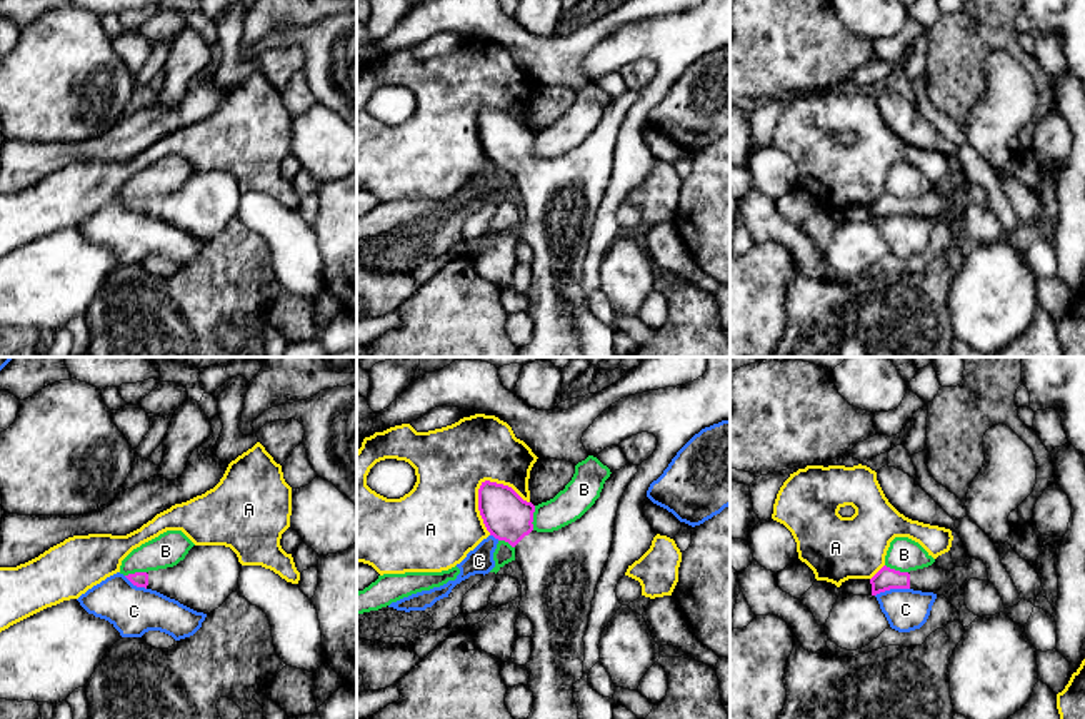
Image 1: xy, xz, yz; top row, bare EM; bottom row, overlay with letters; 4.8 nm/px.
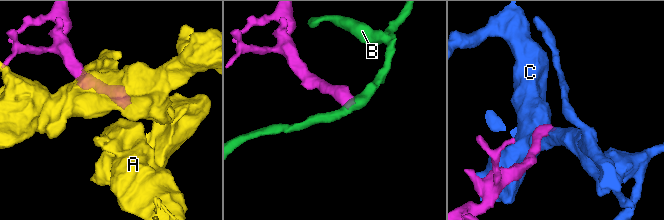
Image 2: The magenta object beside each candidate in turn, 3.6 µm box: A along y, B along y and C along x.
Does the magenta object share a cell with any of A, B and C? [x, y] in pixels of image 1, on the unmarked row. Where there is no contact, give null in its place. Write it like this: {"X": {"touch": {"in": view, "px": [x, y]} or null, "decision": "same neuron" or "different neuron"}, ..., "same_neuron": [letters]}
{"A": {"touch": {"in": "xz", "px": [502, 110]}, "decision": "different neuron"}, "B": {"touch": {"in": "xz", "px": [532, 144]}, "decision": "different neuron"}, "C": {"touch": {"in": "yz", "px": [892, 214]}, "decision": "different neuron"}, "same_neuron": []}

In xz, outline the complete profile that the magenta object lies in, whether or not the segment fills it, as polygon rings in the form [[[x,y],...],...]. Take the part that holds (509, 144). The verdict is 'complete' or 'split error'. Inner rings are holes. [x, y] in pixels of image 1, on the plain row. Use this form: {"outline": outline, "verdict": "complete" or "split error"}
{"outline": [[[633,90],[612,98],[595,130],[580,145],[553,158],[533,155],[535,132],[512,113],[485,107],[478,115],[478,137],[487,157],[515,175],[515,187],[523,197],[518,235],[533,250],[532,282],[525,292],[533,335],[513,357],[583,357],[573,310],[583,304],[583,262],[597,210],[612,178],[618,130],[637,98],[638,92]]], "verdict": "split error"}

